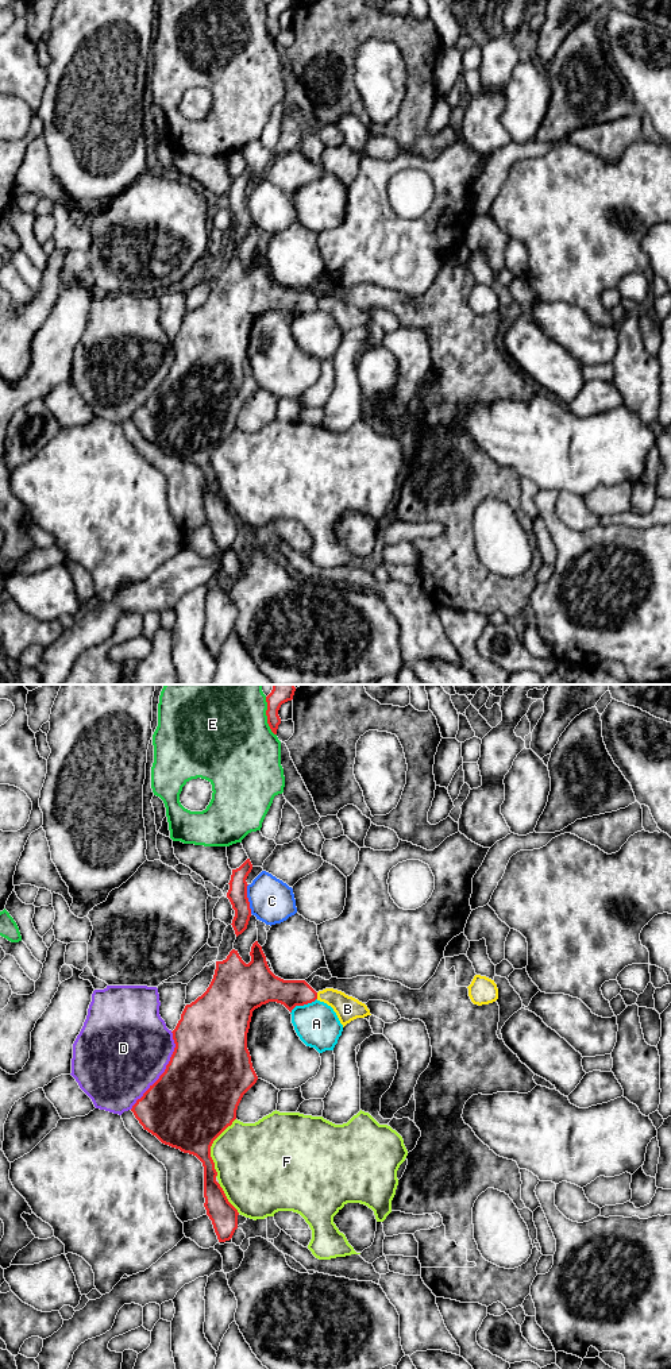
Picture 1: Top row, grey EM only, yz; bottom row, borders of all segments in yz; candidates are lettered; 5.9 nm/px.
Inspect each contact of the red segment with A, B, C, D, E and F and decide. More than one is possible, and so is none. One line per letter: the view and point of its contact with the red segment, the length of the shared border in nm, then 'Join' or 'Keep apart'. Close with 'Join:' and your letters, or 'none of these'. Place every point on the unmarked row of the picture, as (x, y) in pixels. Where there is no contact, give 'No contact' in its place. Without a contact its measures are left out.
A: Touches red at yz (303, 313). Shared border 180 nm. Keep apart
B: Touches red at yz (316, 304). Shared border 40 nm. Join
C: Touches red at yz (247, 208). Shared border 180 nm. Keep apart
D: Touches red at yz (165, 380). Shared border 550 nm. Keep apart
E: Touches red at yz (266, 23). Shared border 240 nm. Keep apart
F: Touches red at yz (209, 457). Shared border 380 nm. Keep apart
Join: B

